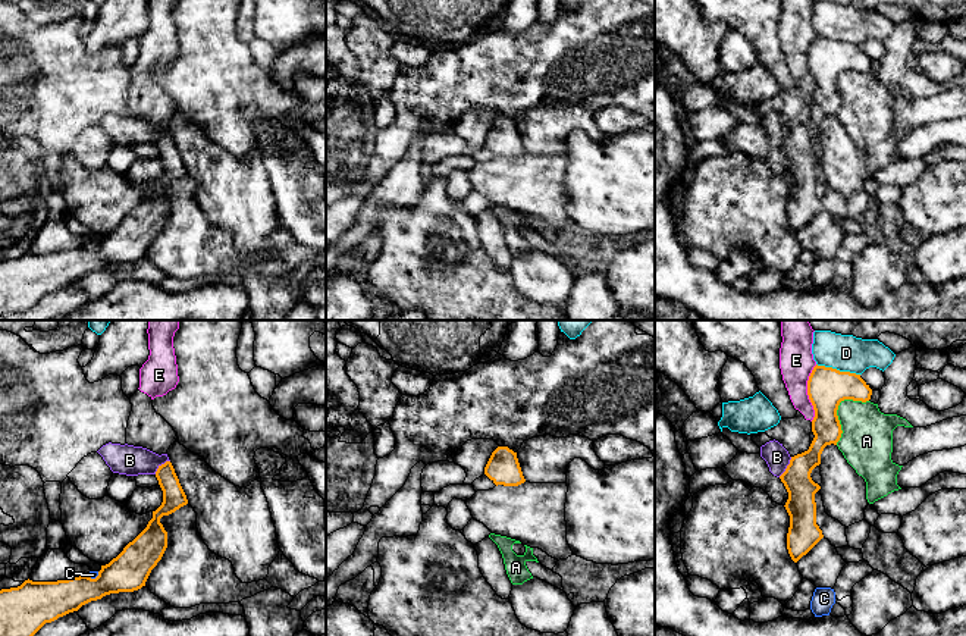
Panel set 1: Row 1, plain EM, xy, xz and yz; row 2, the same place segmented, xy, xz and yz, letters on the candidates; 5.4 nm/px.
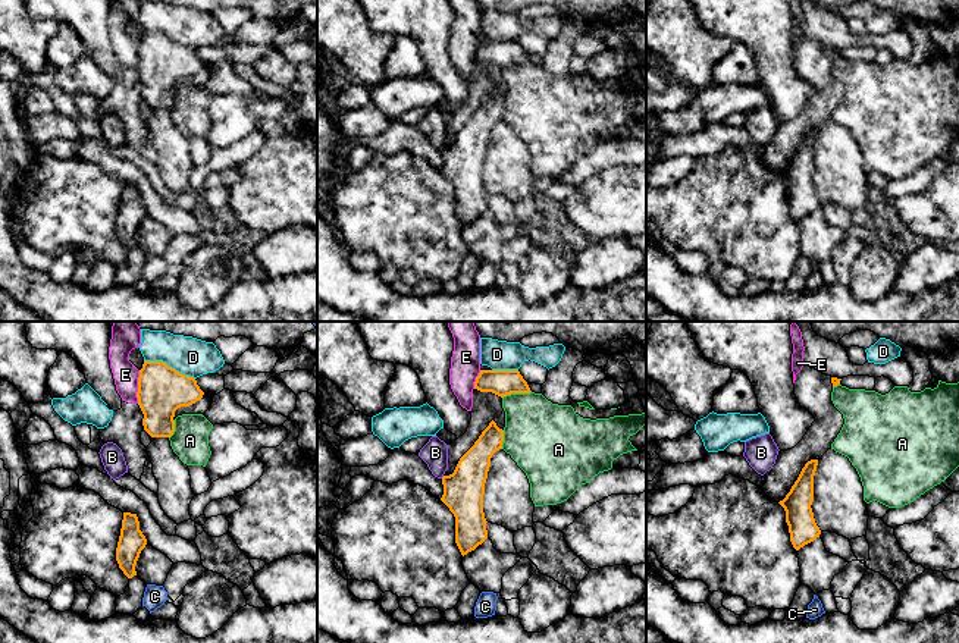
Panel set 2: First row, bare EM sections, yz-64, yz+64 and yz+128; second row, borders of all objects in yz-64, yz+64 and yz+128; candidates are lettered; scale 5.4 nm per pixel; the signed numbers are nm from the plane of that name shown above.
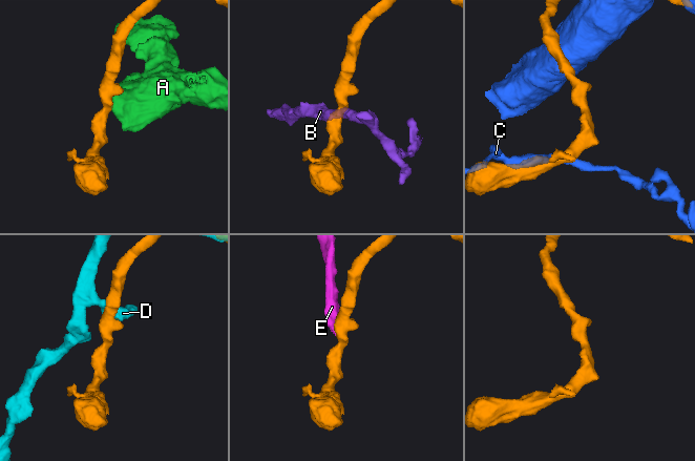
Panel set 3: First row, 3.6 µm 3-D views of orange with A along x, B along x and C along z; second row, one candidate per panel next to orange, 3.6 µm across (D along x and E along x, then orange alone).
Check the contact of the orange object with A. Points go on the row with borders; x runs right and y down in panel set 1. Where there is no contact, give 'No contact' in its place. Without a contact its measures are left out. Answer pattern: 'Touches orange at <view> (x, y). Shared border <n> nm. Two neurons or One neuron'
Touches orange at yz (837, 409). Shared border 300 nm. Two neurons

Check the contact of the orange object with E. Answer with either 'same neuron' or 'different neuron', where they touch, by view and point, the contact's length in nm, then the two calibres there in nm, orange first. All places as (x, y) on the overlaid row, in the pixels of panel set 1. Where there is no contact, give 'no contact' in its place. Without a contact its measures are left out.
different neuron | yz (808, 392) | 320 nm | 220/190 nm

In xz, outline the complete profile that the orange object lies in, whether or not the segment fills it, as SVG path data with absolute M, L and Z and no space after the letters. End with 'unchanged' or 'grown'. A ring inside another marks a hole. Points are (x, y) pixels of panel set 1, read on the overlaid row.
M498 447L486 467L484 474L498 486L518 486L526 482L517 452L509 449L508 447Z | unchanged

